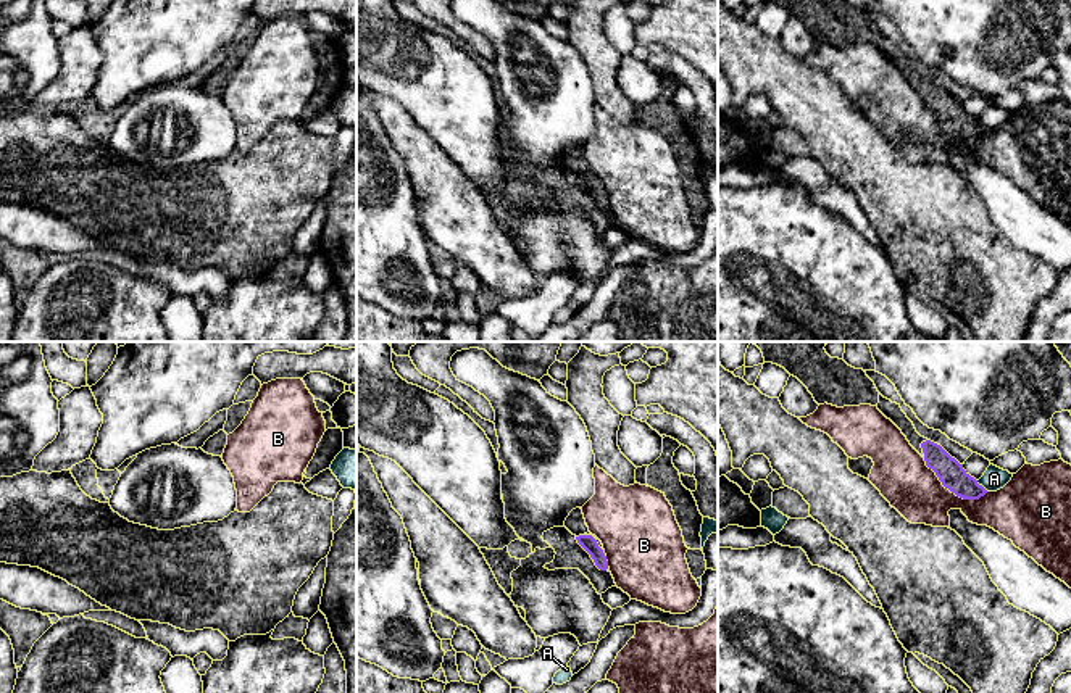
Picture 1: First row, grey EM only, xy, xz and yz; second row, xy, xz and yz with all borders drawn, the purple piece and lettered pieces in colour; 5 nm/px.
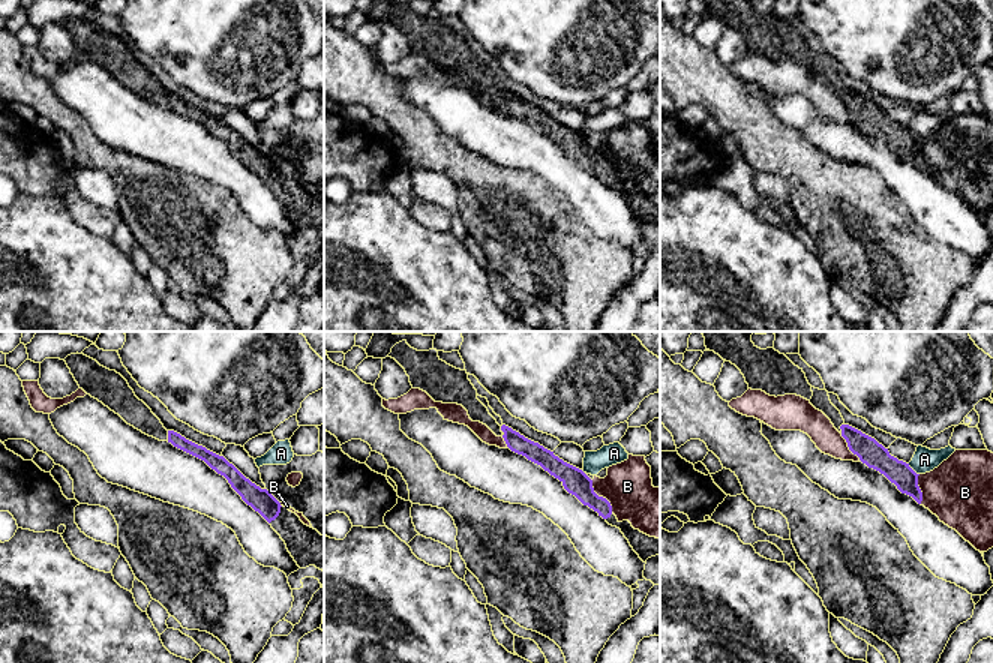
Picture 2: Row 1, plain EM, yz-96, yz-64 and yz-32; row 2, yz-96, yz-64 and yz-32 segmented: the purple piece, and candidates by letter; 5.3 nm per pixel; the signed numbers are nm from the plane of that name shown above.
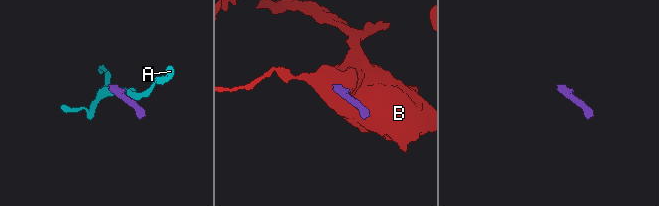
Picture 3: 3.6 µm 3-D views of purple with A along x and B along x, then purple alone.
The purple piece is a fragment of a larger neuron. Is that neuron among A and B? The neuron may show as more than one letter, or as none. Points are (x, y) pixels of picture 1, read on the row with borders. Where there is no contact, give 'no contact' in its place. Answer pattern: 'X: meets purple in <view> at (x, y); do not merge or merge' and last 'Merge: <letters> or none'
A: meets purple in yz at (981, 485); do not merge
B: meets purple in yz at (952, 492); do not merge
Merge: none

